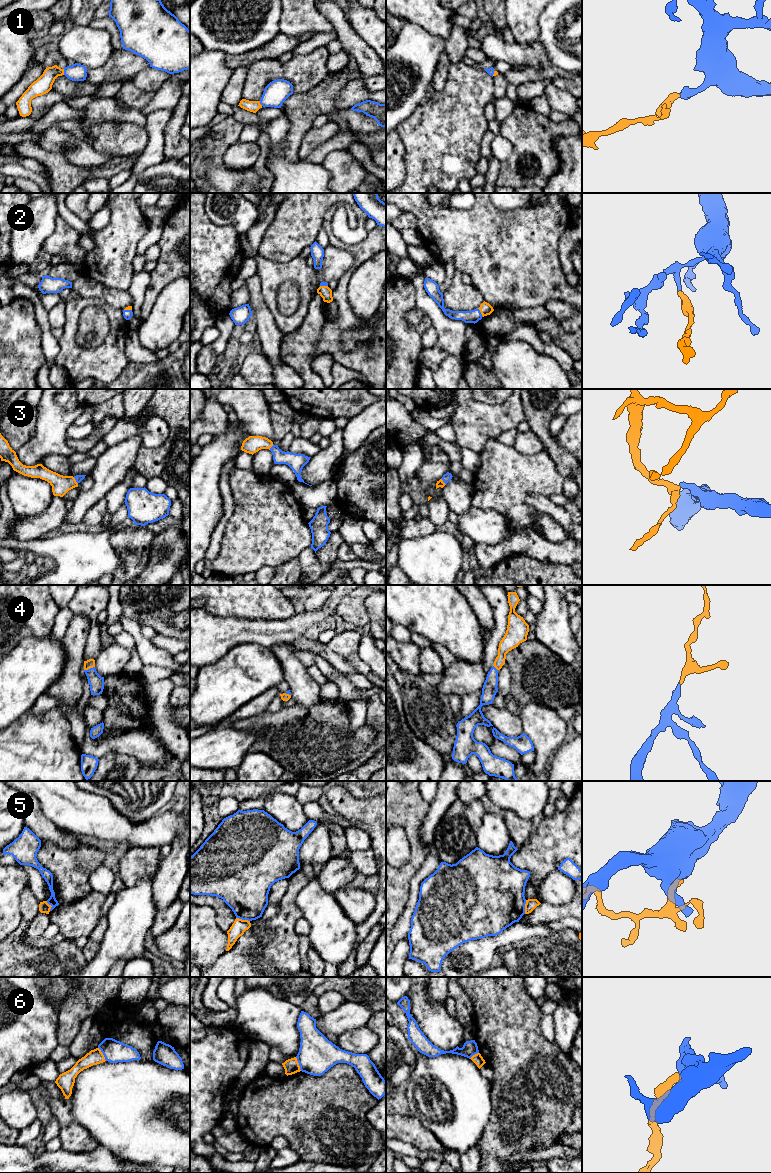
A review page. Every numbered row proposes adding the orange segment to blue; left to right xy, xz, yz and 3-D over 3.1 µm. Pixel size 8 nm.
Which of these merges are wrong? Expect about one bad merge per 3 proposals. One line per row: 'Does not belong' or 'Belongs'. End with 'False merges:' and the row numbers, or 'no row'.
1: Belongs
2: Belongs
3: Belongs
4: Belongs
5: Does not belong
6: Does not belong
False merges: 5, 6

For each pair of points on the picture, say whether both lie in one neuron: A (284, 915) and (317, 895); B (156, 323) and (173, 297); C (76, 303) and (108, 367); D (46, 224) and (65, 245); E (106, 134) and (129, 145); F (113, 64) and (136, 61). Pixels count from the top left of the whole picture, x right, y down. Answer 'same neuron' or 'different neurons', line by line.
A: different neurons
B: same neuron
C: same neuron
D: different neurons
E: same neuron
F: same neuron

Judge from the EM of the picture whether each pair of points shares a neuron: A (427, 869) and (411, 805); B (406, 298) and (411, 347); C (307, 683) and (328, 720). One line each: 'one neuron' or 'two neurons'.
A: two neurons
B: one neuron
C: two neurons

